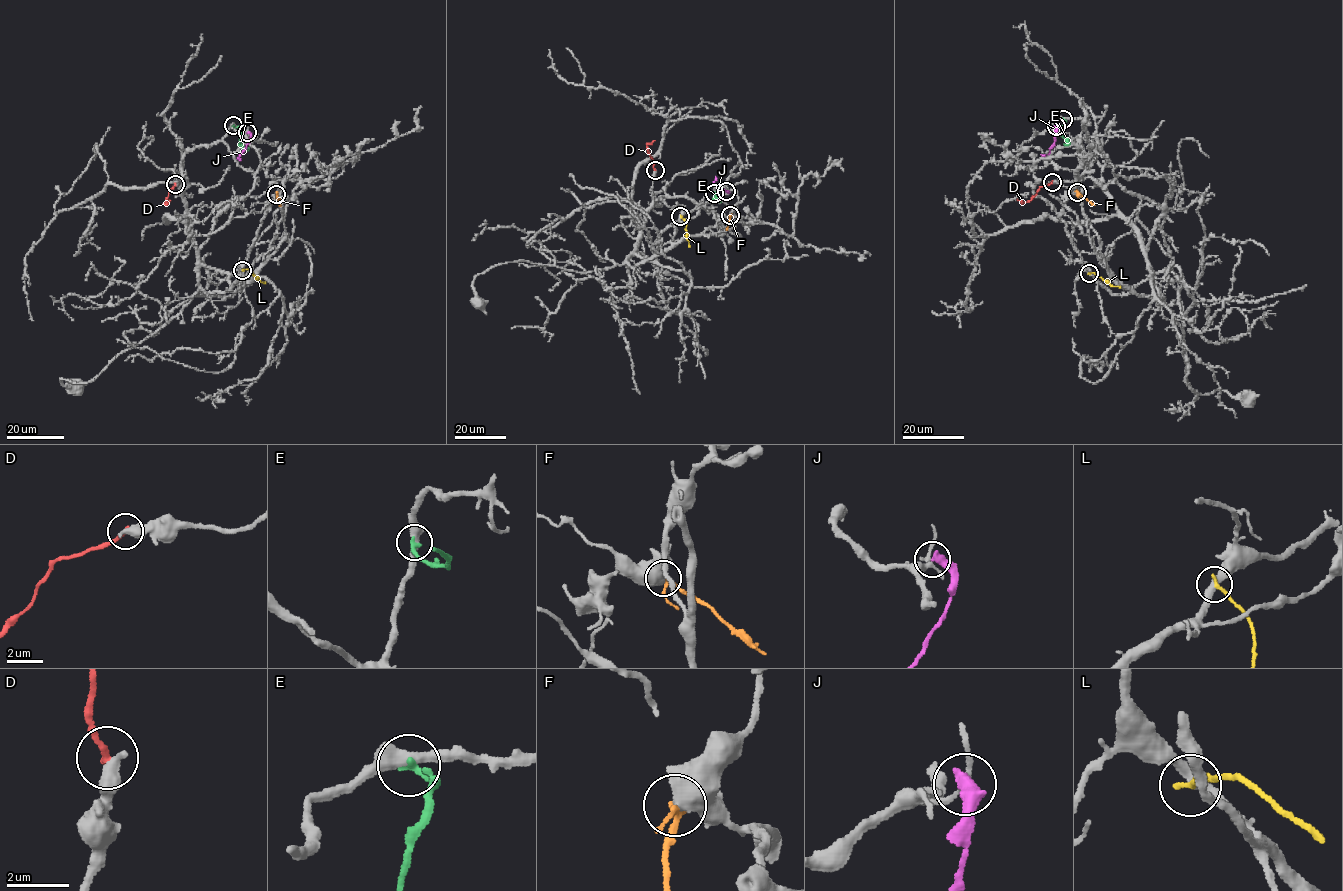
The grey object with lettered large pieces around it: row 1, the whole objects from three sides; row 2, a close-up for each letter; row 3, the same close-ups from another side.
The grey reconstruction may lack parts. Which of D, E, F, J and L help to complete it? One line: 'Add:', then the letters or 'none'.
Add: D

